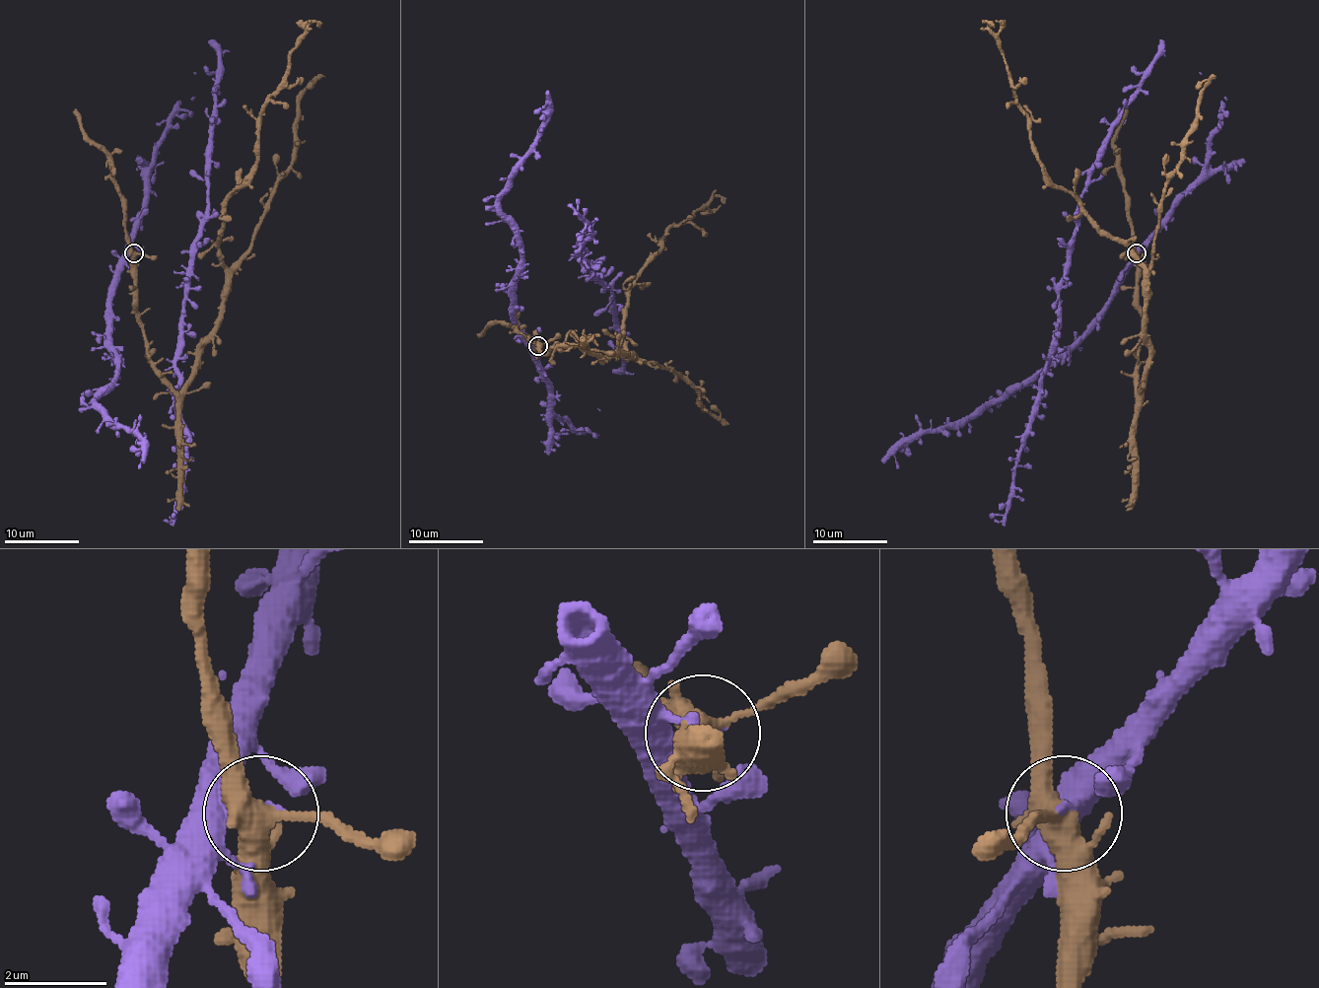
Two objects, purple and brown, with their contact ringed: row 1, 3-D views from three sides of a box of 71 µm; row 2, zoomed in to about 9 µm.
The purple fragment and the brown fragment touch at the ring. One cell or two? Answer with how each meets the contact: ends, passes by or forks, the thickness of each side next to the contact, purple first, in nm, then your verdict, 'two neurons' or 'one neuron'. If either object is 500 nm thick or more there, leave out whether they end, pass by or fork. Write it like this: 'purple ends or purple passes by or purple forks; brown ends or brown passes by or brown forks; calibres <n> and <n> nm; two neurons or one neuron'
purple ends; brown forks; calibres 260 and 440 nm; two neurons

